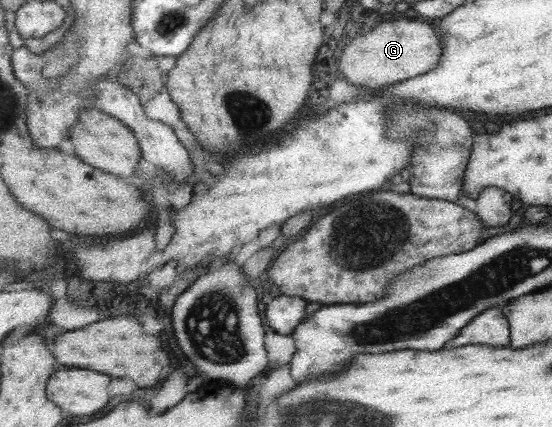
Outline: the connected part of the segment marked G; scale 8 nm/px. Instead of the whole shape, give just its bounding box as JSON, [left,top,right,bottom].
[340,18,444,89]

